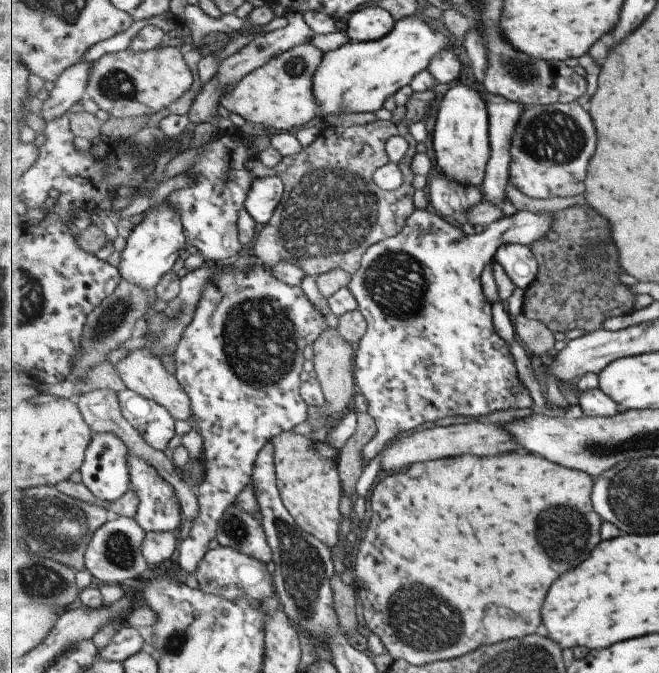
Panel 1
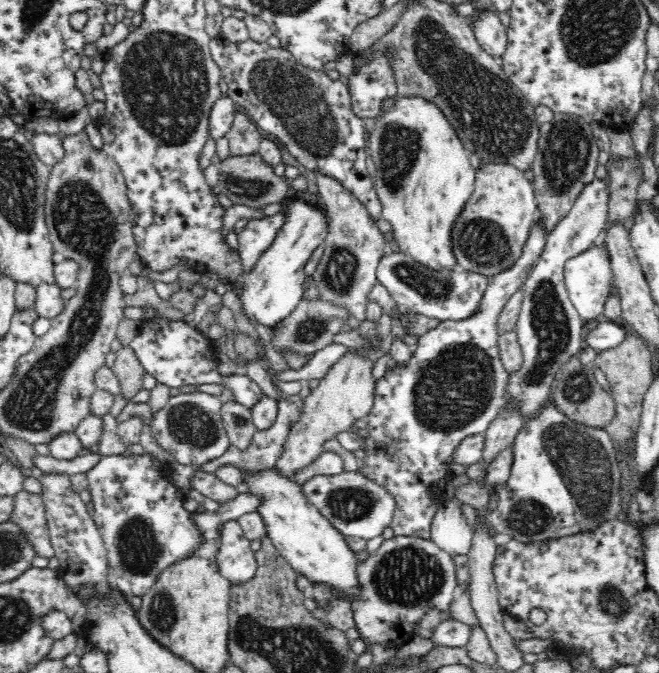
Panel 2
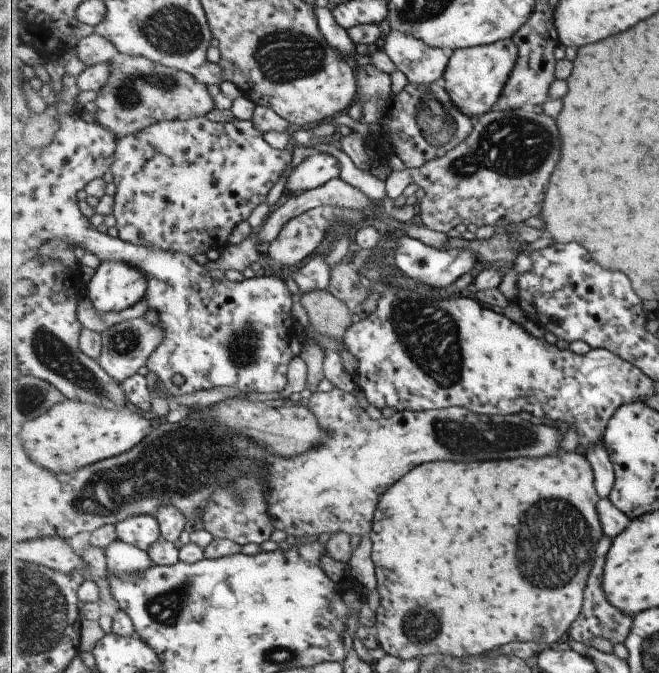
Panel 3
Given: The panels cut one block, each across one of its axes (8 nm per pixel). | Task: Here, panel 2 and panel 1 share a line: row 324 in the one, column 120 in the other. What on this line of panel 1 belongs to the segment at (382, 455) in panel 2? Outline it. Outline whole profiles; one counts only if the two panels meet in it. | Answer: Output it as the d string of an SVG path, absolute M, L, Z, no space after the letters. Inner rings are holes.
M97 433L92 437L88 446L87 457L84 465L80 468L82 482L92 490L99 502L110 504L119 501L121 497L131 488L132 468L128 461L130 449L126 442L115 433Z

